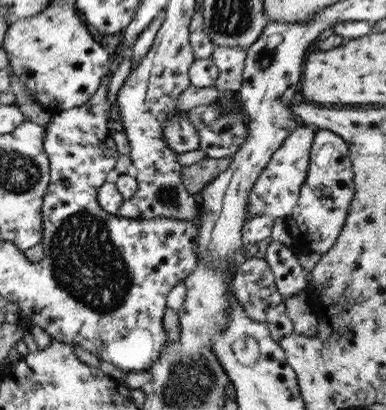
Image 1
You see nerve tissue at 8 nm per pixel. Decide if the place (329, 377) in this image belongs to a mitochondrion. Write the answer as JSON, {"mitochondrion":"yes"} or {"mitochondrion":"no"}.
{"mitochondrion":"no"}

